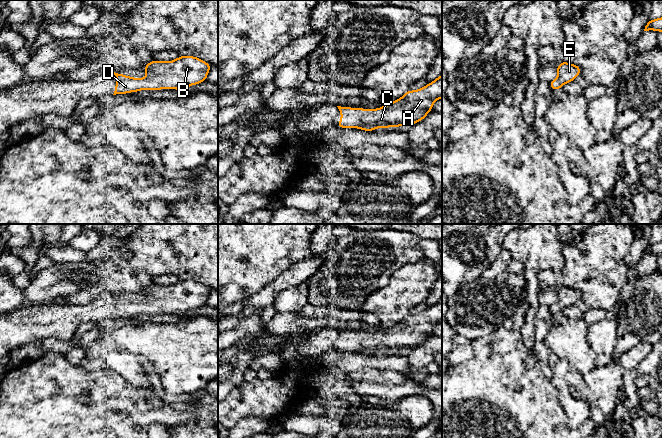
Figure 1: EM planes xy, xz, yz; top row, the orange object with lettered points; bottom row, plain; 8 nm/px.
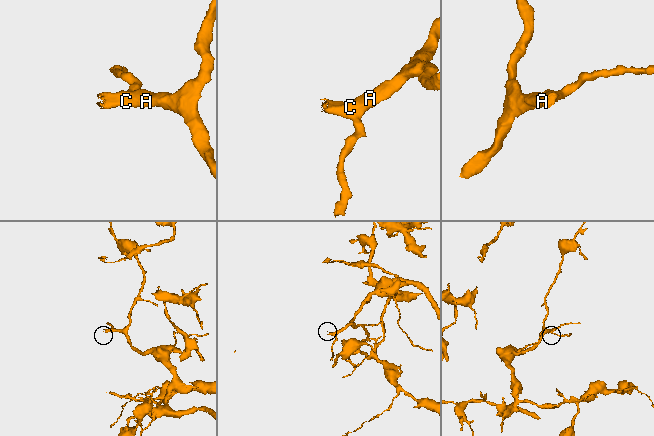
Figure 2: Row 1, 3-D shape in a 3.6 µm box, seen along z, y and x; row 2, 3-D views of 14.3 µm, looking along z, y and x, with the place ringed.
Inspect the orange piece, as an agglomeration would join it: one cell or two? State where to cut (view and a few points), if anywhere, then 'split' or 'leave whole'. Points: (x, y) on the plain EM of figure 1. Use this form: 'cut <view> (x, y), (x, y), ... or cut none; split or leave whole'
cut none; leave whole

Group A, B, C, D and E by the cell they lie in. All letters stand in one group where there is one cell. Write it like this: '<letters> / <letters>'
A B C D E

